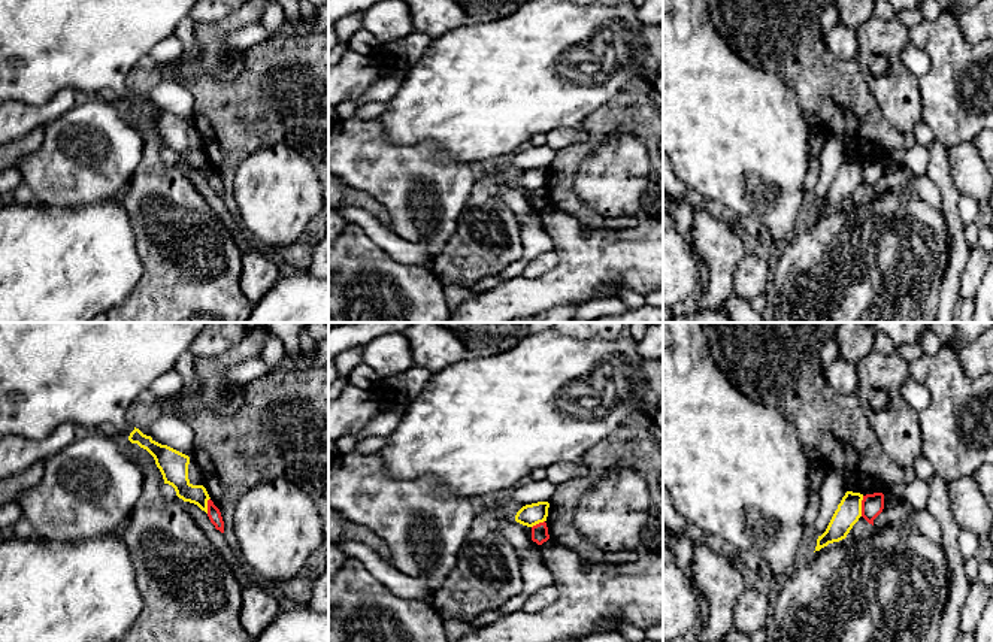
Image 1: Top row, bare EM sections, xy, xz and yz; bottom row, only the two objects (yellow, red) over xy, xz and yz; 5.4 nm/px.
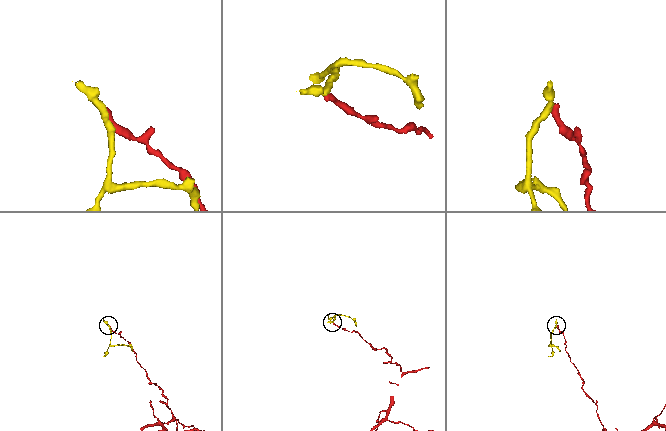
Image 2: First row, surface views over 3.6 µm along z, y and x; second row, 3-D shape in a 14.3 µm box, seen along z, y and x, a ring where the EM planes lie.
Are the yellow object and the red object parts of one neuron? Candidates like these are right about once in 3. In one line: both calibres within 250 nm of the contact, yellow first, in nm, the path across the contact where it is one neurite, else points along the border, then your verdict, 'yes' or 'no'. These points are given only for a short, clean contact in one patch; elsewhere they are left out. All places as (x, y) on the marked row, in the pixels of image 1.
130 nm thick on the yellow side, 120 nm on the other; border along yz (863, 496), (860, 515); no

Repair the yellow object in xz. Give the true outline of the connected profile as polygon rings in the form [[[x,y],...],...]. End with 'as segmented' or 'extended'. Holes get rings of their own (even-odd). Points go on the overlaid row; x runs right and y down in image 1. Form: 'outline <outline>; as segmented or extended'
outline [[[548,502],[526,505],[517,512],[515,521],[523,526],[533,527],[539,523],[547,521],[548,508],[550,508]]]; as segmented

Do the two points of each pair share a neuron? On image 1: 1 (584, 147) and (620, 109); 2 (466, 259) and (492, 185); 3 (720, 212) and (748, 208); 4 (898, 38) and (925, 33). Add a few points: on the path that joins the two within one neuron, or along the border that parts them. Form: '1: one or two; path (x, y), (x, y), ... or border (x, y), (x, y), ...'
1: one; path (592, 136), (609, 117)
2: one; path (478, 241), (486, 233), (486, 203)
3: two; border (702, 196), (765, 227)
4: two; border (908, 29), (908, 39), (911, 42)

